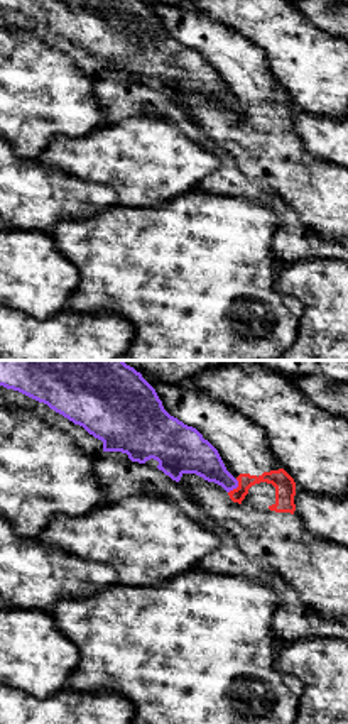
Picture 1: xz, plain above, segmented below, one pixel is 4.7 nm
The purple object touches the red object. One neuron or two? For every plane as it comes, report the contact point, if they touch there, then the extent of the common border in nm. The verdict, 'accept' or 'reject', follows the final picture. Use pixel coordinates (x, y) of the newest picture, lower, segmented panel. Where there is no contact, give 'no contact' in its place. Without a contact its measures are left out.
contact (235, 488); length 80 nm

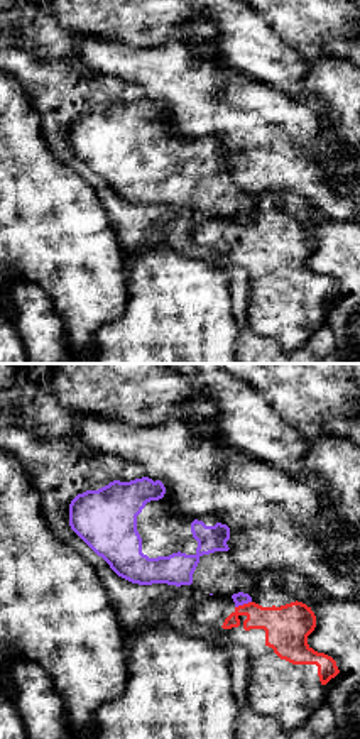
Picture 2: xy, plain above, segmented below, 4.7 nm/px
contact (242, 604); length 90 nm

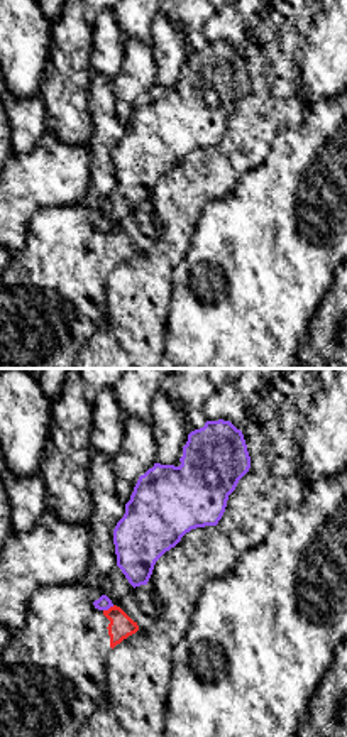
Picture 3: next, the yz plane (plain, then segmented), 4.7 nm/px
contact (109, 607); length 60 nm

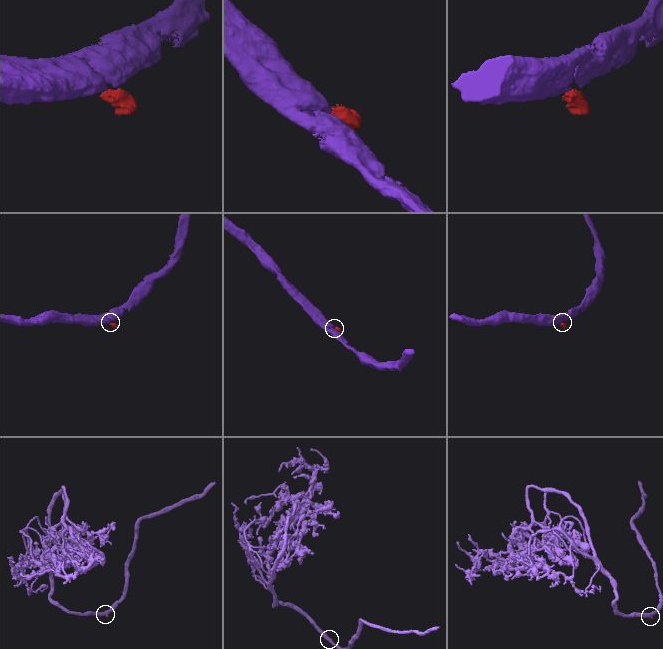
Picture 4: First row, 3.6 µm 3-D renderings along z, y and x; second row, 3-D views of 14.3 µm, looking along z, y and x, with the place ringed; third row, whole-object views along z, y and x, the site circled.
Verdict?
reject

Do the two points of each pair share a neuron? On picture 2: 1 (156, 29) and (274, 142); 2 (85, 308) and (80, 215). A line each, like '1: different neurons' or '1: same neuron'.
1: different neurons
2: same neuron

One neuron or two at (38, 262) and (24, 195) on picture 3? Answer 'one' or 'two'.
two

